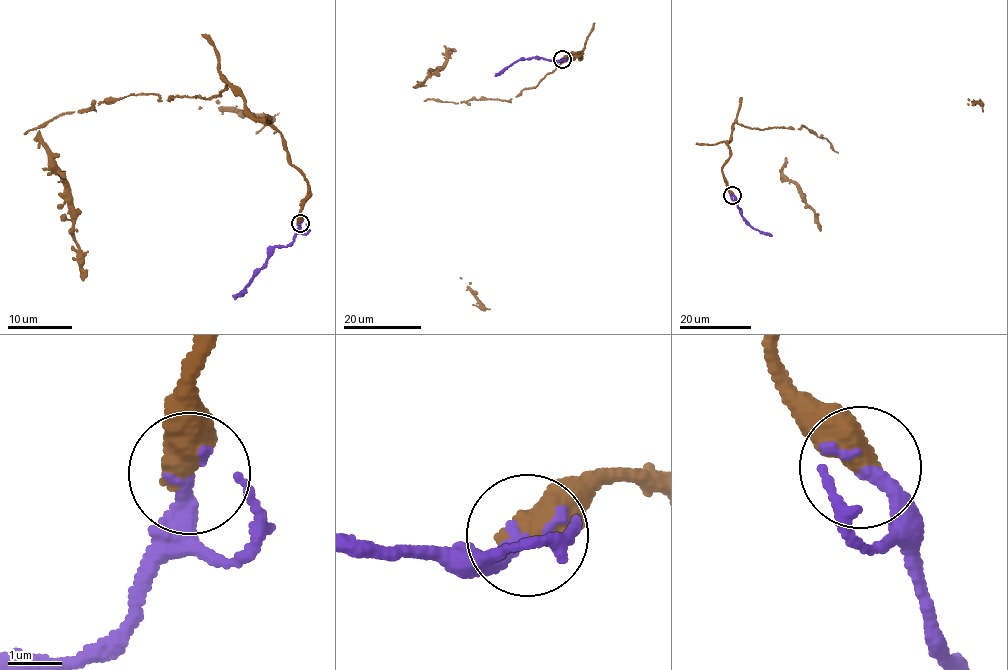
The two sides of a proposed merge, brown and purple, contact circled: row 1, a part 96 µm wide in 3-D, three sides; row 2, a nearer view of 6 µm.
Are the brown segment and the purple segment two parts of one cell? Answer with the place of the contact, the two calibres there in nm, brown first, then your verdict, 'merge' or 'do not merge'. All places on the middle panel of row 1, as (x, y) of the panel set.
at (562, 59); 600 nm thick on the brown side, 280 nm on the other; merge

